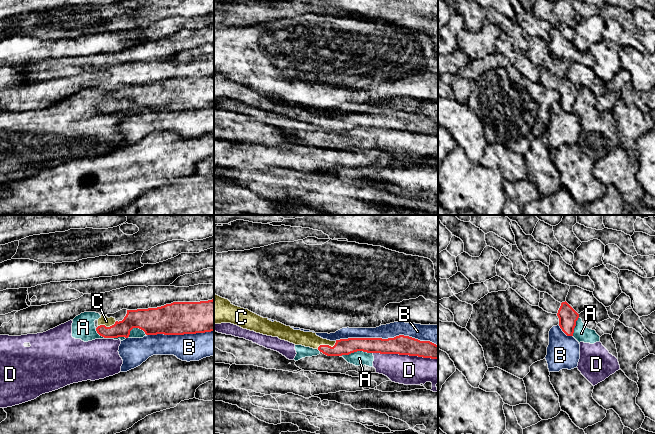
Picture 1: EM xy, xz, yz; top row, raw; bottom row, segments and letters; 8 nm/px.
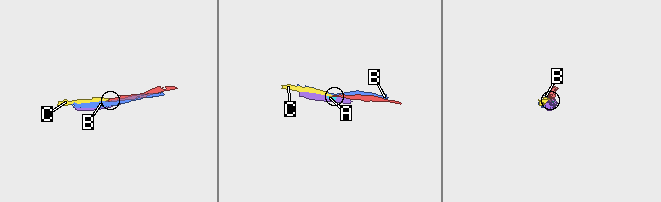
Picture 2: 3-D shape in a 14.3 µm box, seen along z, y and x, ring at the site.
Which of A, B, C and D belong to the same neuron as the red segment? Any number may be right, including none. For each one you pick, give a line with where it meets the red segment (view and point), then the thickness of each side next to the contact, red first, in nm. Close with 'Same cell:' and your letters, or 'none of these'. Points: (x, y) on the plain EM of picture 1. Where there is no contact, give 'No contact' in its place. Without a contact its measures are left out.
C: Touches red at xz (327, 121). Thickness 130 nm (red) against 130 nm
Same cell: C

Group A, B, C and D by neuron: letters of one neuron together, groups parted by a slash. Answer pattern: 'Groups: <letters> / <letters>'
Groups: A D / B / C

